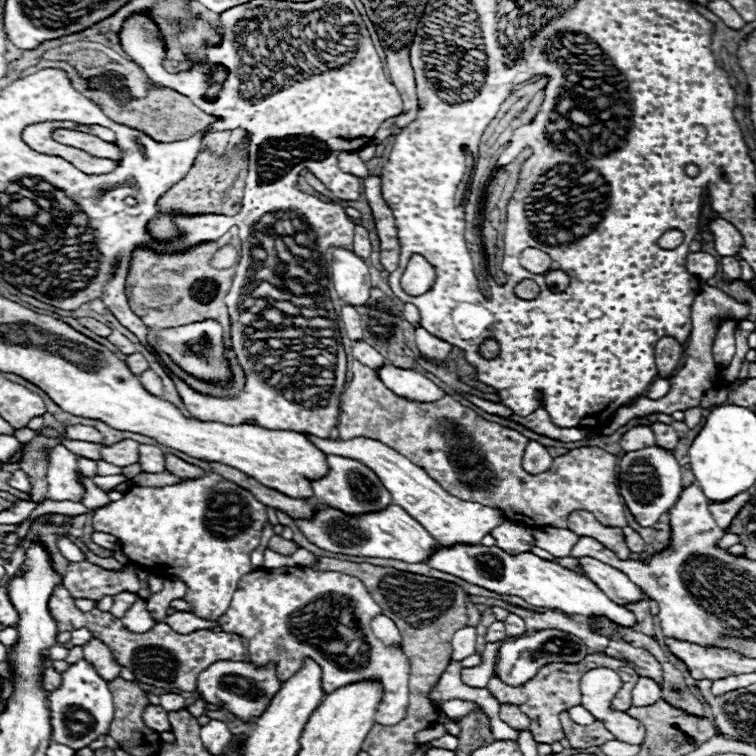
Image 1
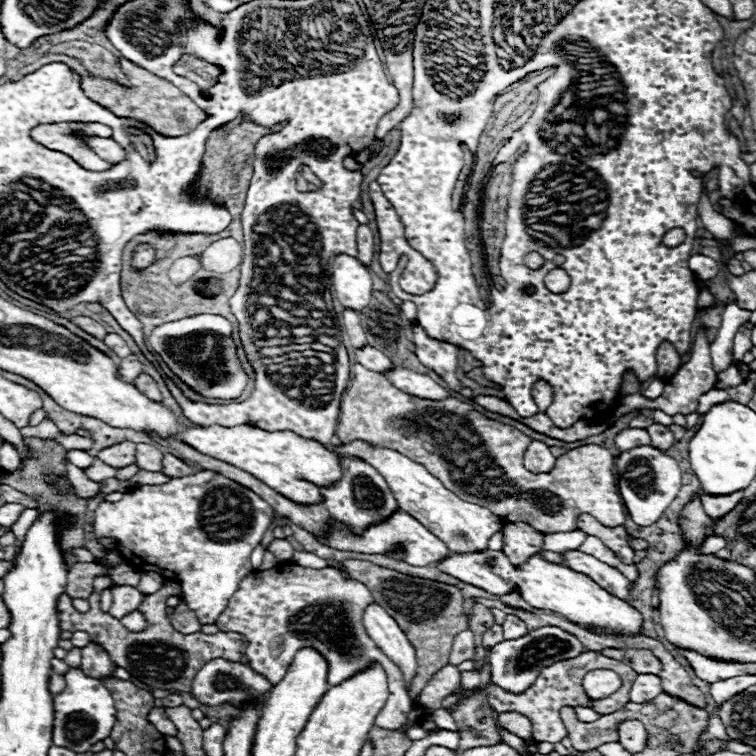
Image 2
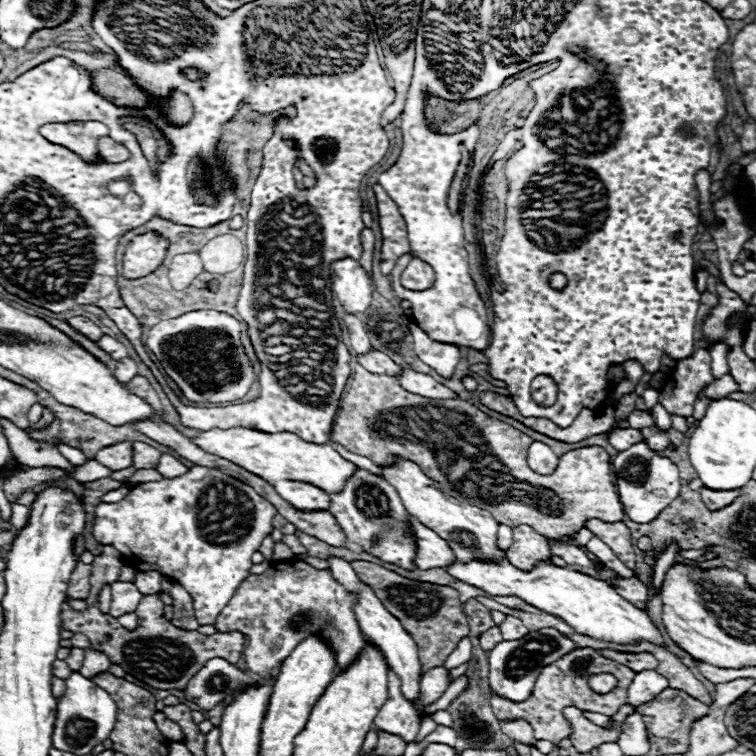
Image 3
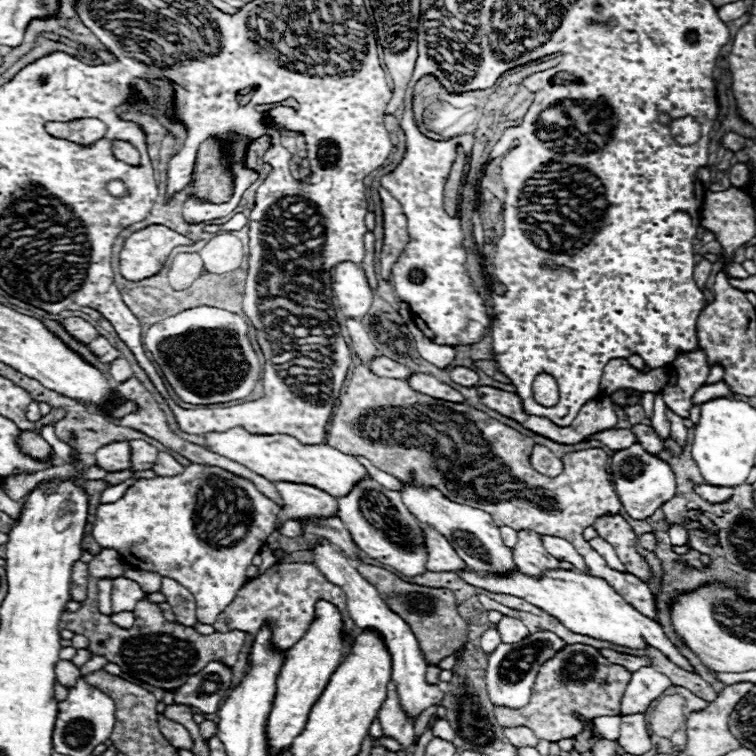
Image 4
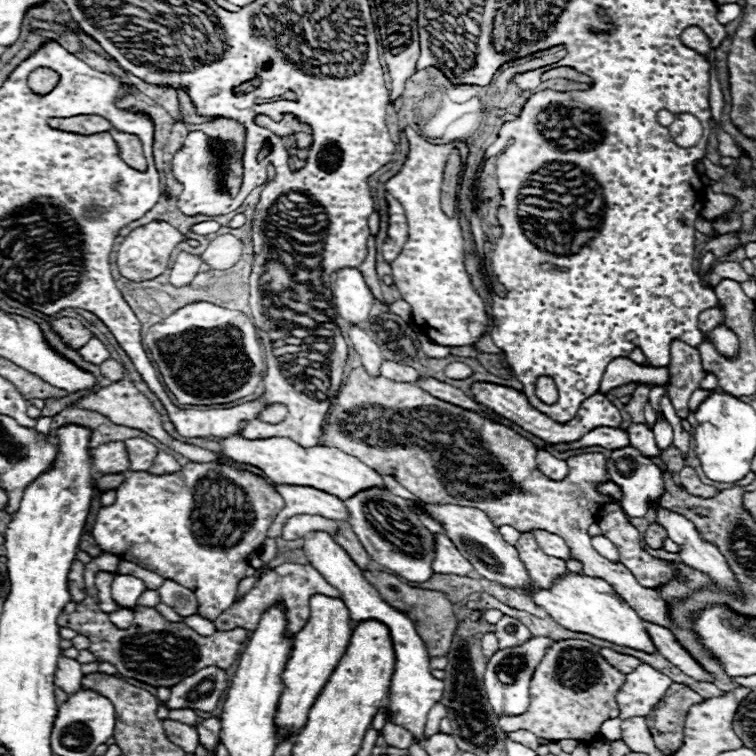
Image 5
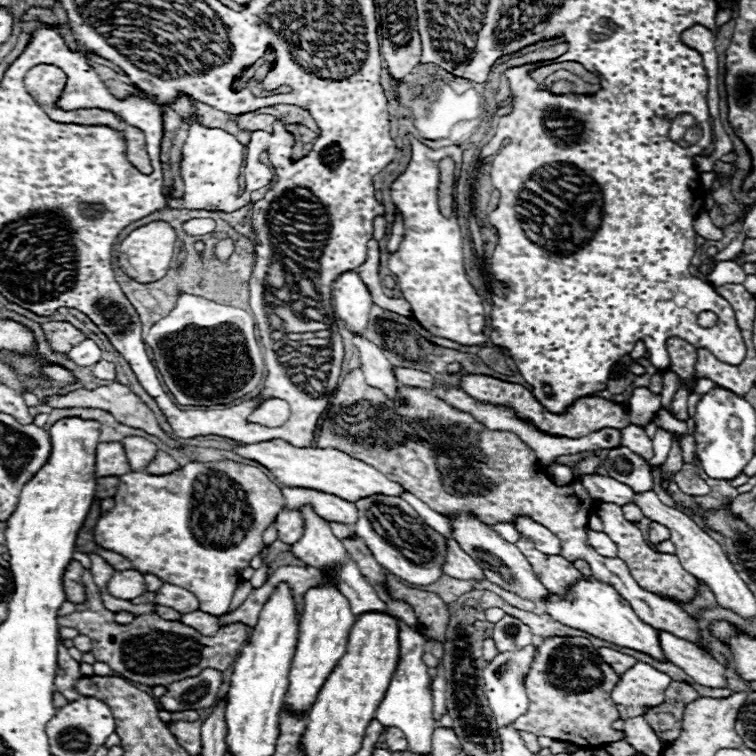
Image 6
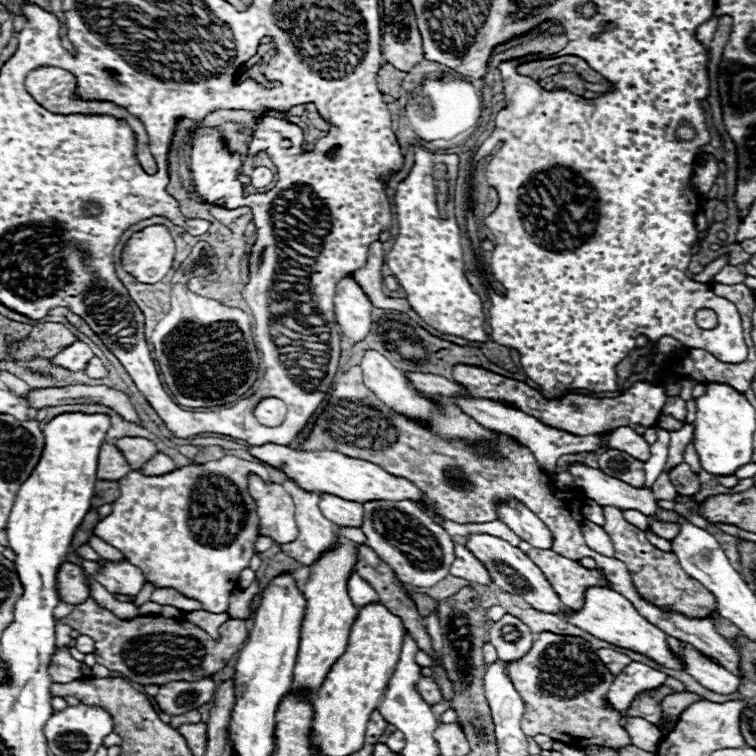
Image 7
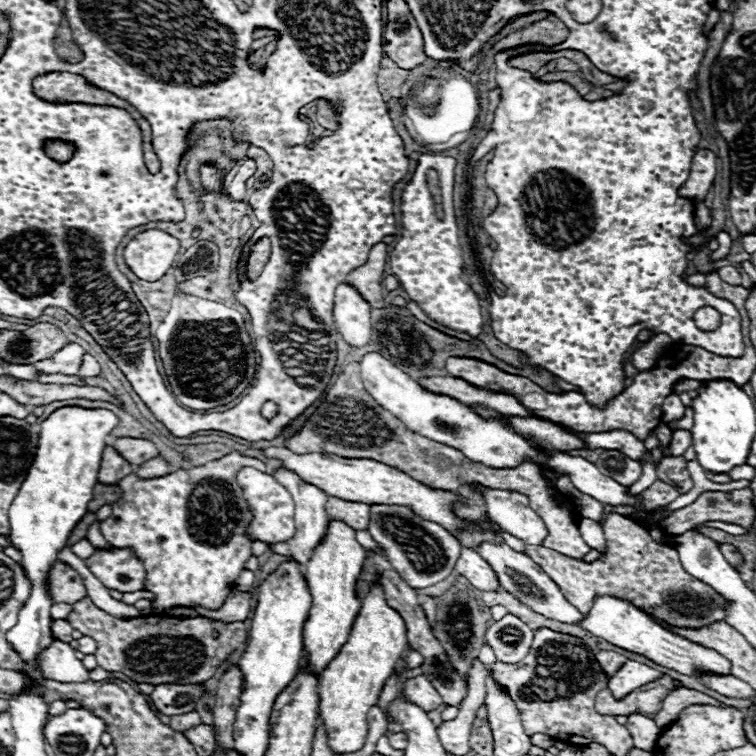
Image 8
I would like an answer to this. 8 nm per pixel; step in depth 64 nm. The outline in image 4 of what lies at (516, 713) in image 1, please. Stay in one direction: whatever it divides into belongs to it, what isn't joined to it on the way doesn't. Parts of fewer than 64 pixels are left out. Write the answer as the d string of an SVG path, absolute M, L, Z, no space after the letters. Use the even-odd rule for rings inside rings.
M518 726L518 728L504 728L504 734L508 738L508 742L512 742L514 746L536 746L538 738L534 736L534 732L526 726Z

